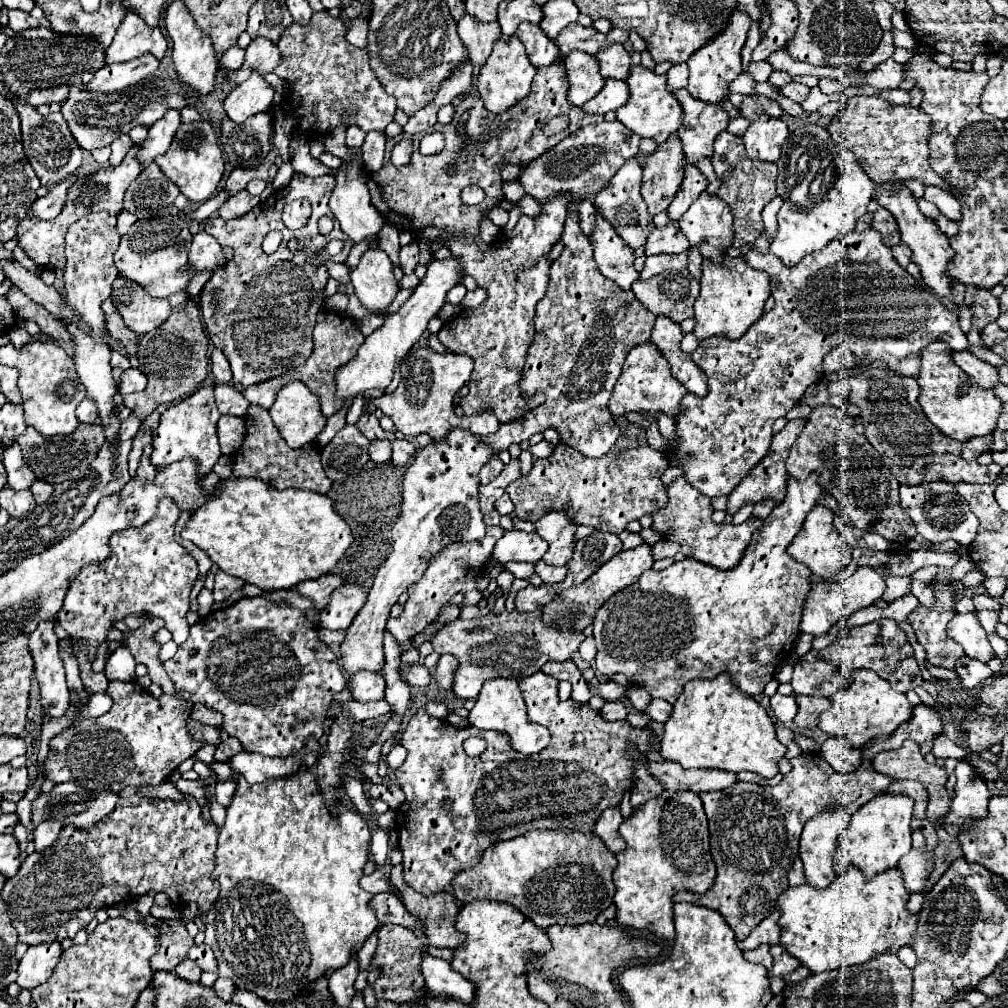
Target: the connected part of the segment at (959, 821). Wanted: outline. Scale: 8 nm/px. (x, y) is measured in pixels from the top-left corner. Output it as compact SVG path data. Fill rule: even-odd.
M961 759L955 767L955 799L951 803L951 811L945 817L943 829L949 835L957 835L961 825L965 823L967 817L985 817L987 815L987 799L989 799L989 789L985 781L977 775L977 771Z

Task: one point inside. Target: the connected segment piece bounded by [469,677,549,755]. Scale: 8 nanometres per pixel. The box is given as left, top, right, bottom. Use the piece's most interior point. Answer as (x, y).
(500, 706)

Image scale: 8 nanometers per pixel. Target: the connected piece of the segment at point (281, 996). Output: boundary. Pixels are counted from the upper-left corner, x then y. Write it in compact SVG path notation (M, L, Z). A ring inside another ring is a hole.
M299 767L299 771L295 775L291 775L291 779L271 779L271 783L251 785L241 775L233 775L233 777L237 781L237 789L235 789L231 805L227 807L225 825L219 831L219 845L215 851L215 869L213 869L213 877L217 877L217 881L221 883L221 891L219 891L217 901L213 903L213 907L207 913L205 945L209 945L213 949L217 961L219 961L219 971L217 971L219 977L233 979L233 983L237 987L253 991L259 997L263 997L265 1001L271 1001L271 1003L273 1001L291 1001L297 993L305 991L311 981L315 981L329 969L343 967L349 961L351 951L359 949L363 945L363 941L379 925L375 913L367 907L367 903L373 895L359 887L359 879L363 877L363 865L367 861L369 841L371 841L369 825L357 811L351 811L345 805L333 813L327 807L327 803L323 803L323 795L319 795L319 783L307 767Z

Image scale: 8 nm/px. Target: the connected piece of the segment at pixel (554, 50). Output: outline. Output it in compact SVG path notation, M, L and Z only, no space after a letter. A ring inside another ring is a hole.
M521 23L515 35L523 41L527 55L529 55L529 61L535 67L551 65L557 59L559 47L551 39L547 39L547 35L543 35L543 31L539 31L539 25Z

